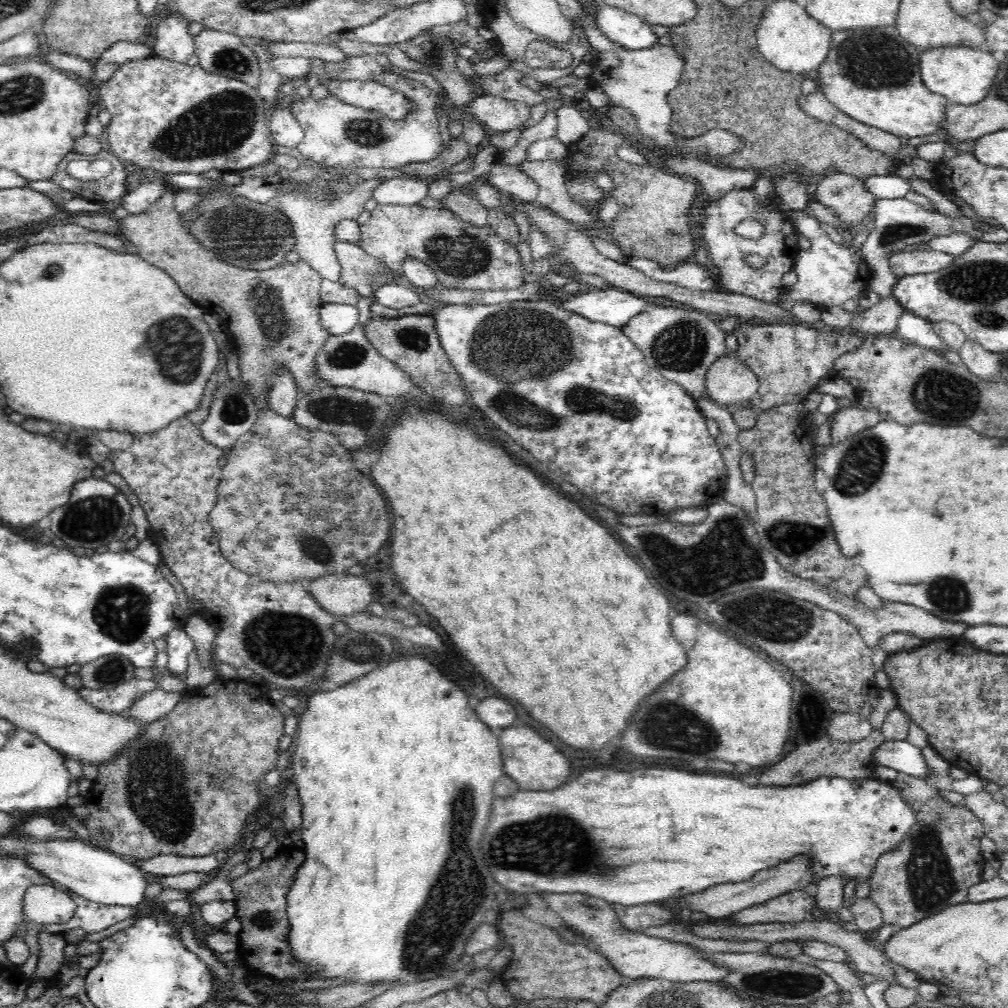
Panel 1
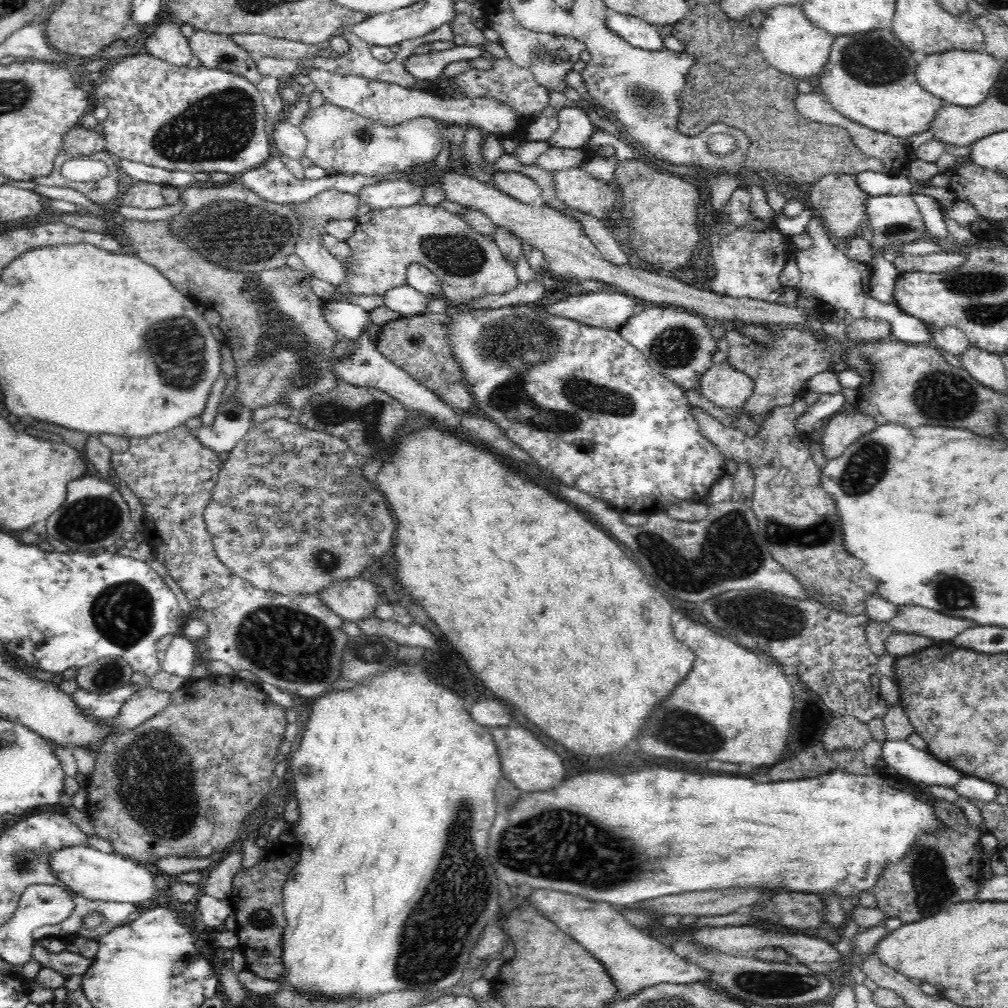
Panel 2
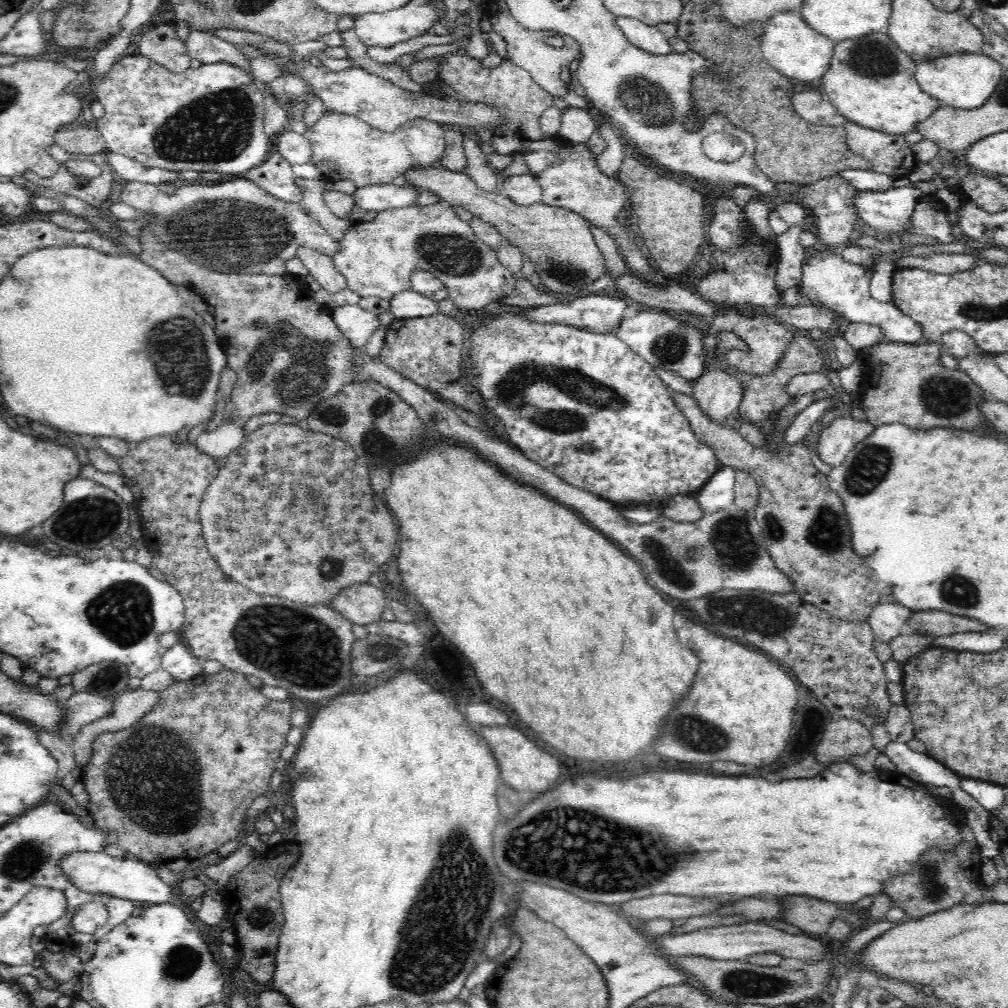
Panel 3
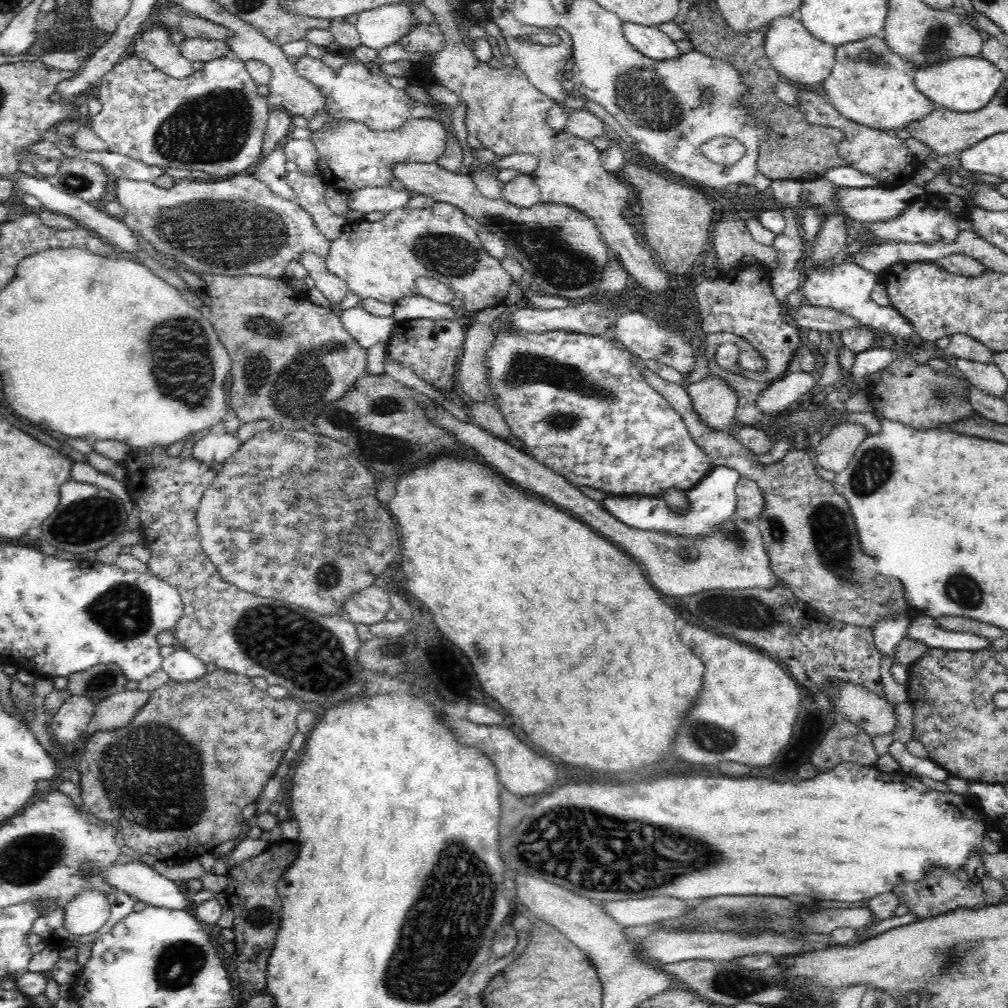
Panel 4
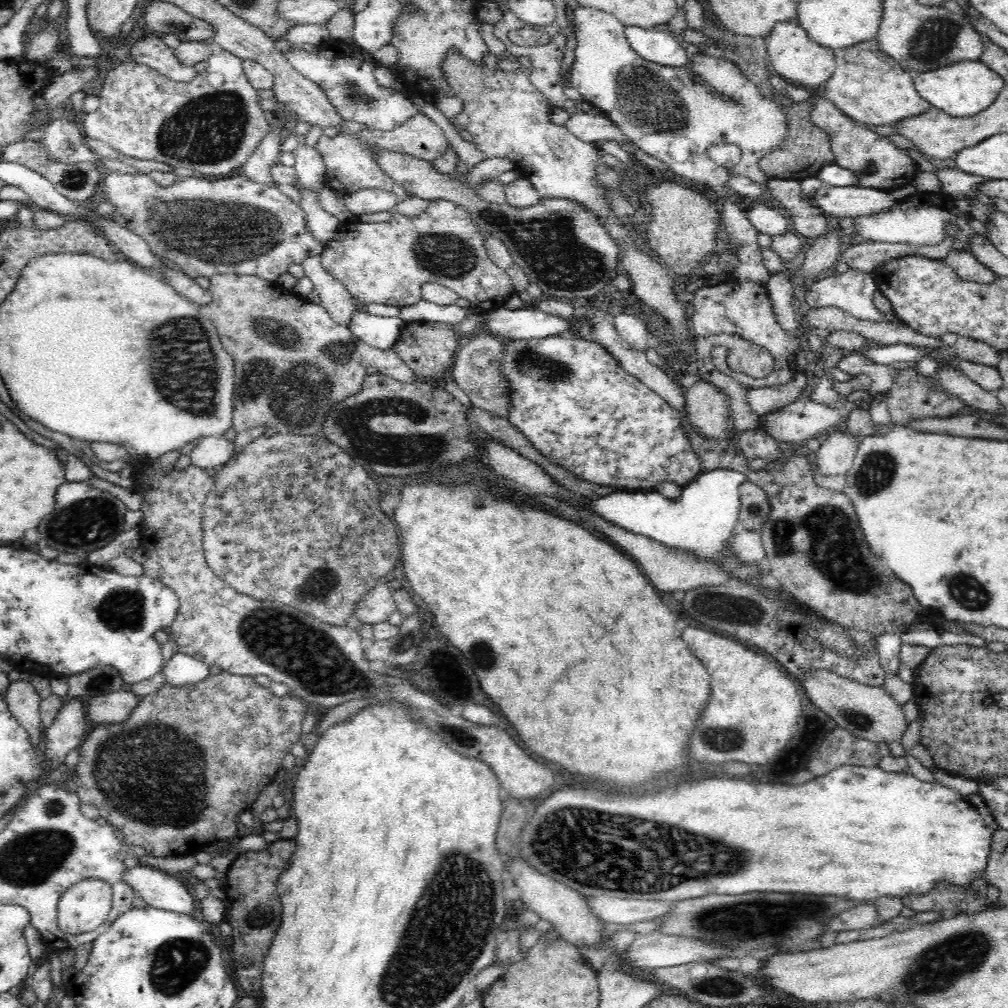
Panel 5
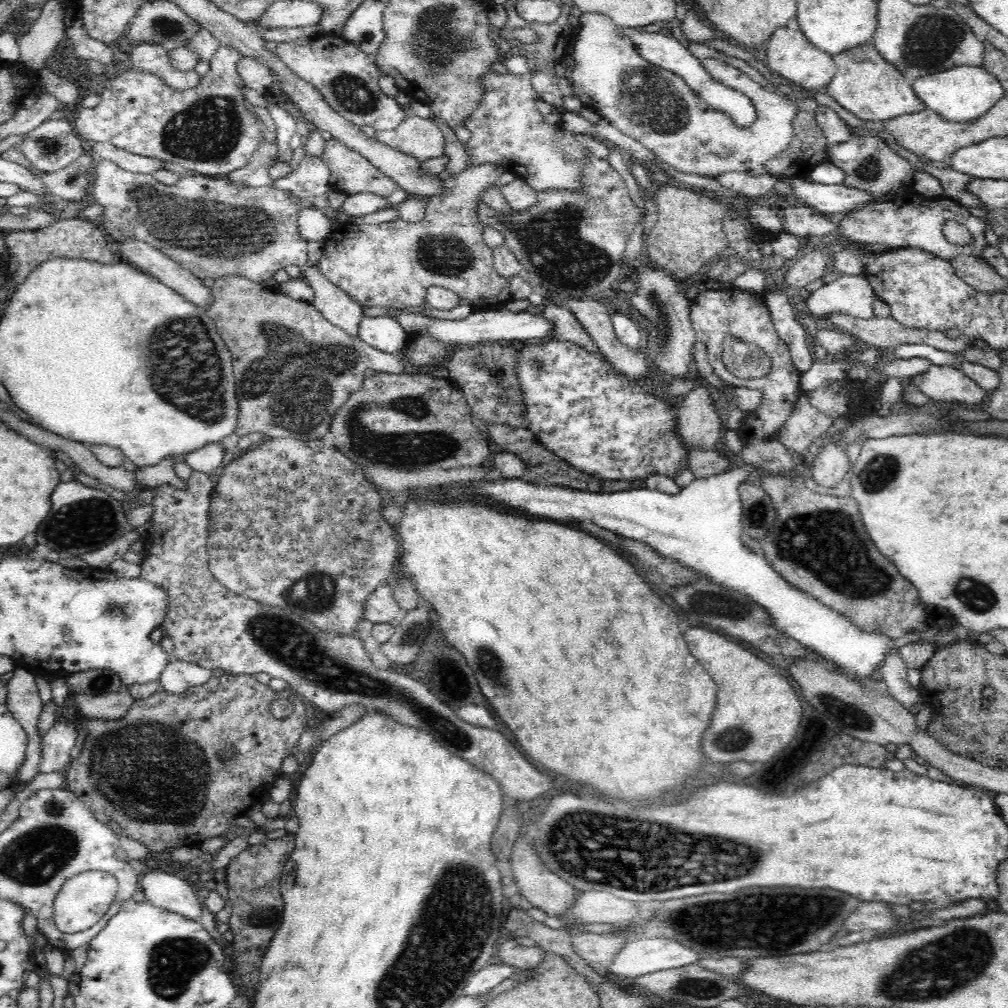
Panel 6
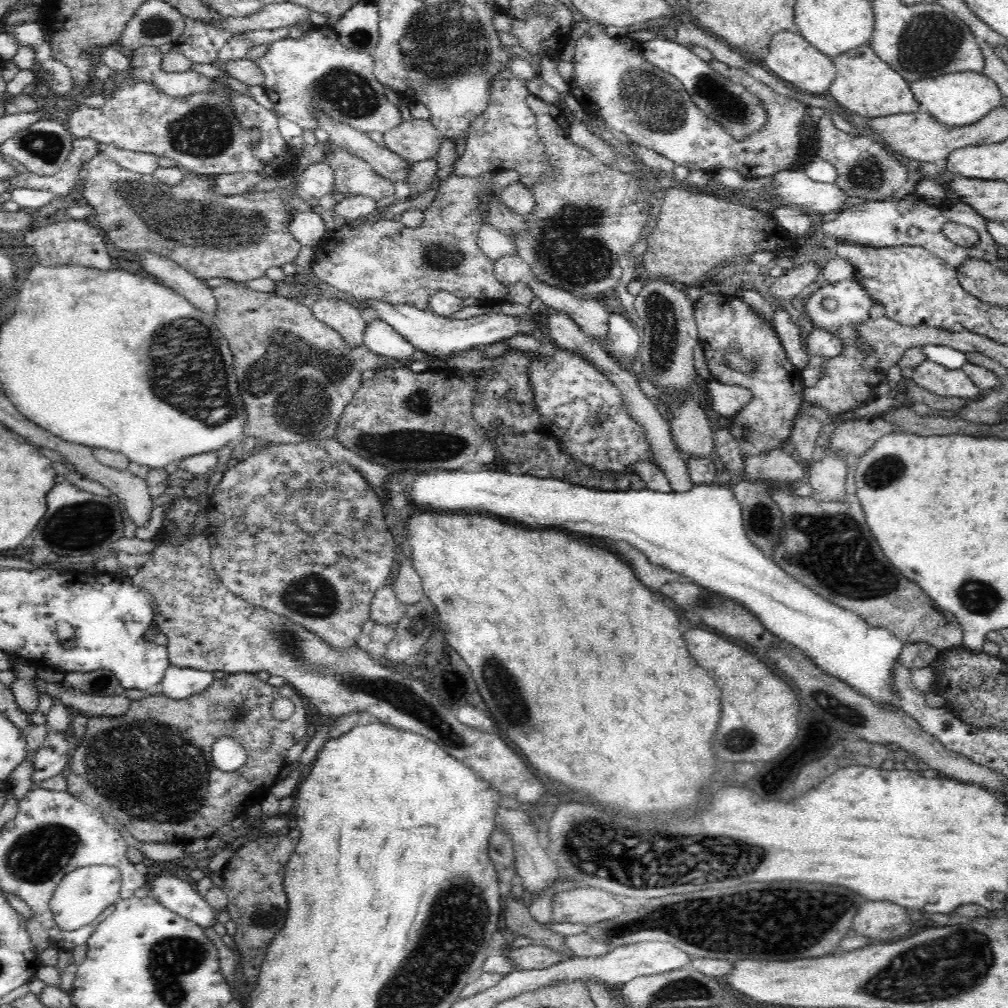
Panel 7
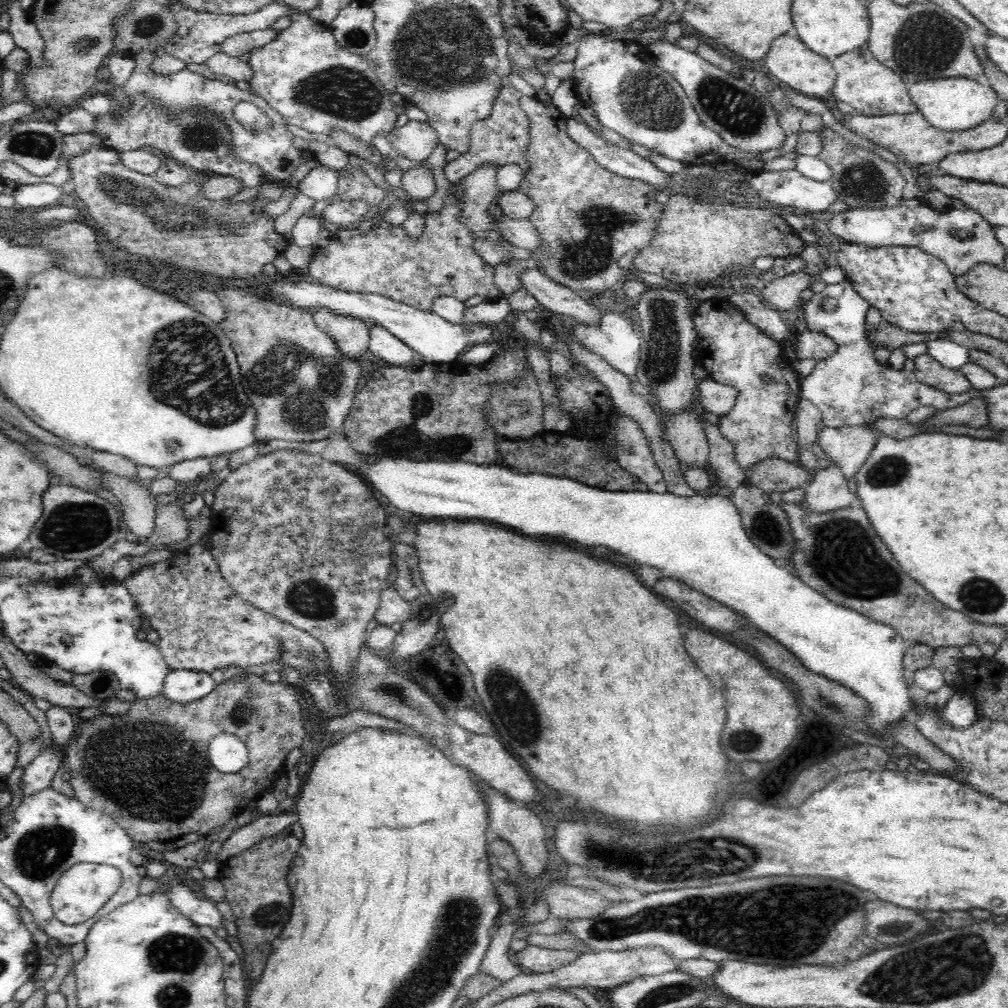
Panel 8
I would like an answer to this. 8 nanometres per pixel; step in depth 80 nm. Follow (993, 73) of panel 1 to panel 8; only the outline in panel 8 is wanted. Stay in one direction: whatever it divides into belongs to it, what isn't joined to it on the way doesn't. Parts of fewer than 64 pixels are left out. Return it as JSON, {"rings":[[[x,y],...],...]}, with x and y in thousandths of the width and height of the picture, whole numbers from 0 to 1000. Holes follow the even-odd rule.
{"rings":[[[935,77],[911,81],[901,87],[905,101],[910,110],[917,114],[917,118],[929,129],[940,131],[954,131],[964,129],[975,121],[984,118],[990,103],[988,91],[976,79],[959,79],[958,77]]]}

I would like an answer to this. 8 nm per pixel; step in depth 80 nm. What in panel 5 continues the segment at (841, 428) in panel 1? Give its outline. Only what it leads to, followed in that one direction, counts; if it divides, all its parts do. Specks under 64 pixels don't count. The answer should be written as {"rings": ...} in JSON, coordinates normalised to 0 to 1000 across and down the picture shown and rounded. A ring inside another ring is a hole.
{"rings":[[[831,427],[824,431],[809,448],[810,470],[815,473],[839,472],[851,443],[849,434],[841,428]]]}

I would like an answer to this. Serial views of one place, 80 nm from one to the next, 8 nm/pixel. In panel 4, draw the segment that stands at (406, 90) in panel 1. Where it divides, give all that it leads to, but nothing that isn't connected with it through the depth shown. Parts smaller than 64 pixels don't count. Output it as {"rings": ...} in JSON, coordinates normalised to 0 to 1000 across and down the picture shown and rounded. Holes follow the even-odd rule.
{"rings":[[[409,117],[393,130],[365,128],[358,121],[337,119],[337,125],[326,129],[323,124],[310,133],[314,147],[316,174],[326,187],[342,190],[363,186],[387,186],[391,178],[387,167],[393,161],[433,161],[440,153],[444,130],[438,120],[428,117]]]}

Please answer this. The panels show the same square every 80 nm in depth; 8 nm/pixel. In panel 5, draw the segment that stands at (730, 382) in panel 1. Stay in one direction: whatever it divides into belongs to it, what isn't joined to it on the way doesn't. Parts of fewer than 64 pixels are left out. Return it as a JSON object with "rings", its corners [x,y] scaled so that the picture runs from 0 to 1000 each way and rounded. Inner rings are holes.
{"rings":[[[693,377],[679,388],[678,425],[681,433],[687,430],[698,436],[714,436],[722,423],[722,395],[702,378]]]}

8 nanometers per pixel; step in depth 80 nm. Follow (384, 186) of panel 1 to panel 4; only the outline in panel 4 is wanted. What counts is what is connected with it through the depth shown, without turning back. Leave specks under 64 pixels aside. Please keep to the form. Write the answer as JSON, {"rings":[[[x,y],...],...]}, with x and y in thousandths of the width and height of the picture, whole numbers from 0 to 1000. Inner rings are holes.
{"rings":[[[363,186],[357,188],[346,189],[345,203],[349,209],[365,212],[366,210],[387,210],[402,207],[409,196],[409,190],[391,188],[389,186]]]}

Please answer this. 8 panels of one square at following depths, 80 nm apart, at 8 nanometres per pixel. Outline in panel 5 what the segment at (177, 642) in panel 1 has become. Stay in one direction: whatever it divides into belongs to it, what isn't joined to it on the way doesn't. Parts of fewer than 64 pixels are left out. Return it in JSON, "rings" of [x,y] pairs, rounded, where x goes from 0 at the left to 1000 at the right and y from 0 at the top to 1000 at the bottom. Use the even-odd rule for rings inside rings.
{"rings":[[[177,647],[164,657],[162,669],[165,672],[163,680],[183,683],[202,677],[208,671],[208,664],[194,653]]]}

